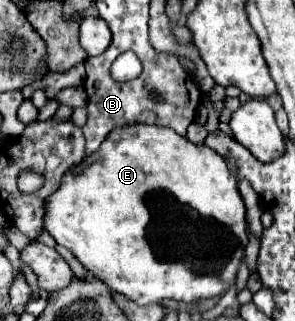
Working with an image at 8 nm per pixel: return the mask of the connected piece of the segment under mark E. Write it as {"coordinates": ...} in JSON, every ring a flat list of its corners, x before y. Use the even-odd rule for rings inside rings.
{"coordinates":[[145,123,115,127,93,153,91,163,85,159,63,175,59,189,45,199,43,209,45,231,67,247,95,279,137,305,163,299,195,301,225,293,235,281,247,245,245,203,227,161,167,127]]}

